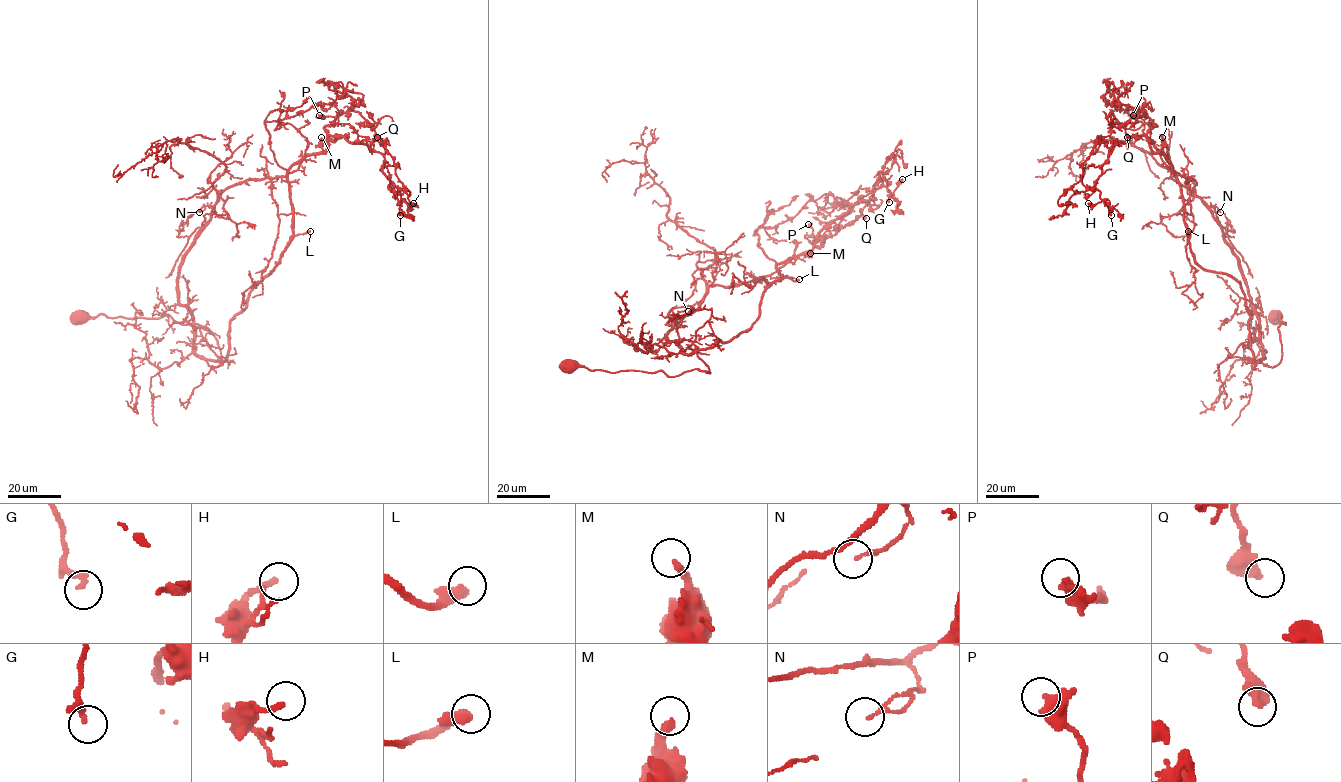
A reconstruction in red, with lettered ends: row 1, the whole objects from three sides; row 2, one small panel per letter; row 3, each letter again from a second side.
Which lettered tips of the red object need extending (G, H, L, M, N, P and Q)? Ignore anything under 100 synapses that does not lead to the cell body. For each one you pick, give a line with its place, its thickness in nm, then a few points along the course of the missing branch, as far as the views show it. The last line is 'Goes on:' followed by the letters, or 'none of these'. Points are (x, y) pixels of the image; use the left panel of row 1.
L: at (310, 231); 480 nm thick; missing branch runs (310, 231), (343, 215), (355, 215), (372, 223), (434, 226), (444, 236), (433, 225), (425, 232)
Goes on: L

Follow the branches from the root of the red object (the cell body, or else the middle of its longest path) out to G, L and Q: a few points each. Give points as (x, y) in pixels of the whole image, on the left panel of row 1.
G: (80, 316), (206, 326), (218, 365), (292, 233), (288, 170), (330, 135), (383, 155), (400, 215)
L: (80, 316), (206, 326), (216, 367), (207, 361), (225, 359), (248, 293), (310, 231)
Q: (80, 316), (206, 326), (218, 365), (292, 233), (288, 170), (338, 114), (377, 137)

